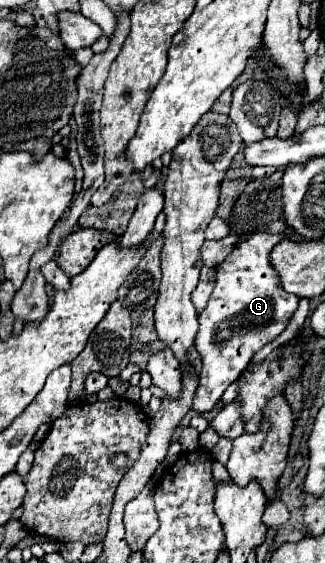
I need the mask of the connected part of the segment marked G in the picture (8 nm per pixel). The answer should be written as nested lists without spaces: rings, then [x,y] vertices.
[[[265,231],[255,233],[247,241],[235,245],[217,265],[215,289],[199,317],[195,339],[197,351],[203,359],[199,387],[193,397],[195,413],[207,413],[215,407],[223,391],[239,379],[253,355],[285,331],[297,309],[299,297],[283,291],[277,273],[269,263],[269,253],[281,239],[283,235],[271,235]]]

